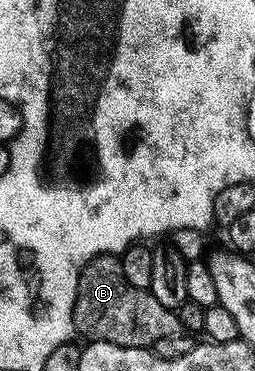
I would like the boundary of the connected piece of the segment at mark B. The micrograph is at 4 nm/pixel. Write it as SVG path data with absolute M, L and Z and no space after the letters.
M111 254L91 258L81 270L72 324L75 333L79 337L81 334L88 342L109 342L126 348L152 348L158 340L162 340L162 336L174 336L182 330L179 313L158 304L149 291L129 284L126 276L122 276L119 257Z

